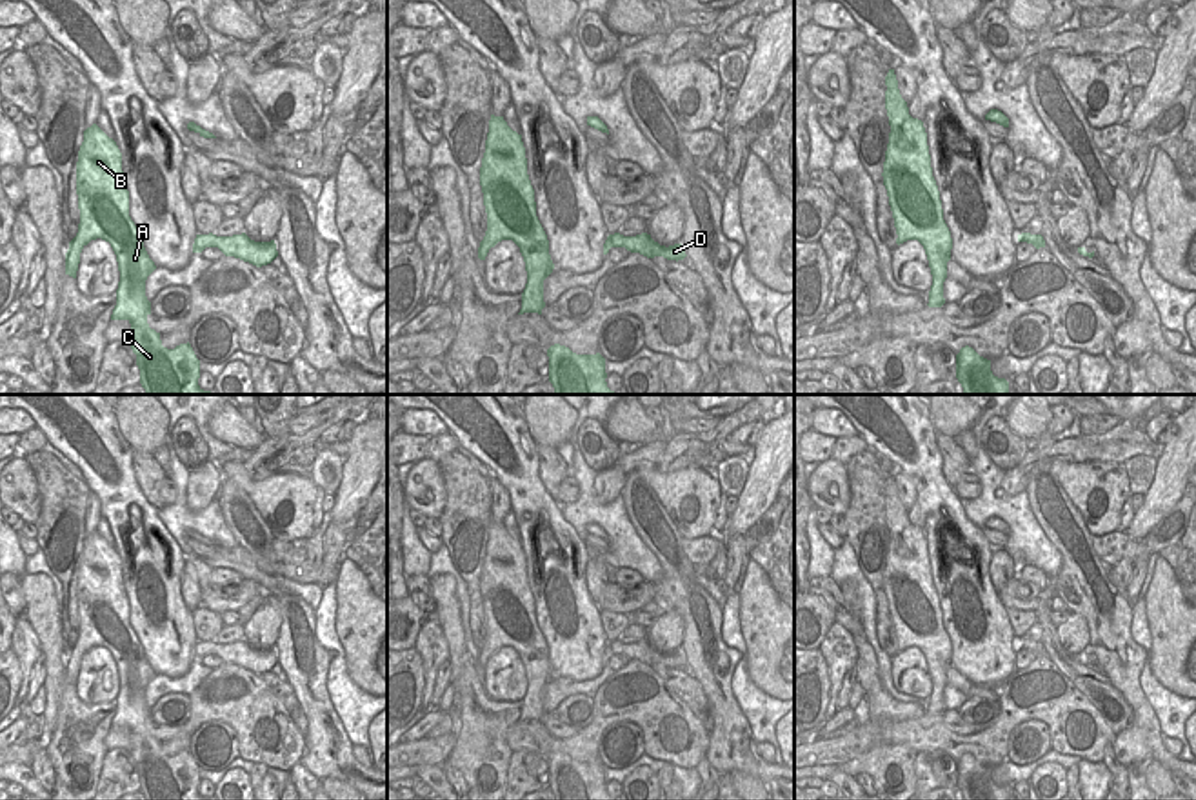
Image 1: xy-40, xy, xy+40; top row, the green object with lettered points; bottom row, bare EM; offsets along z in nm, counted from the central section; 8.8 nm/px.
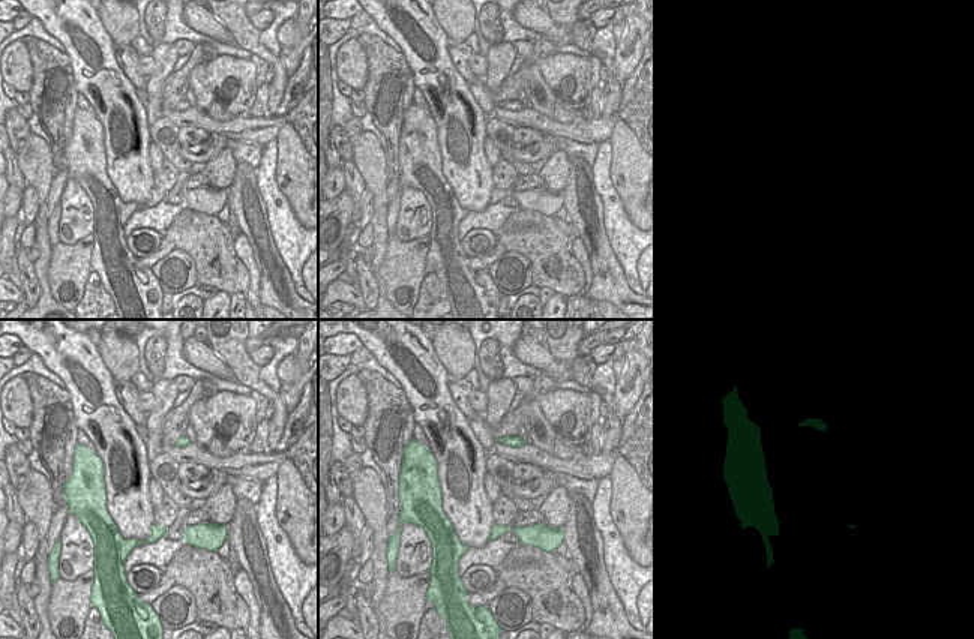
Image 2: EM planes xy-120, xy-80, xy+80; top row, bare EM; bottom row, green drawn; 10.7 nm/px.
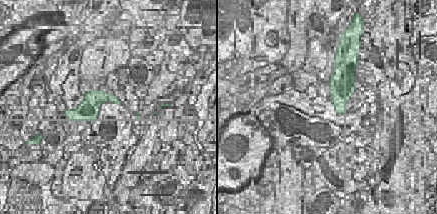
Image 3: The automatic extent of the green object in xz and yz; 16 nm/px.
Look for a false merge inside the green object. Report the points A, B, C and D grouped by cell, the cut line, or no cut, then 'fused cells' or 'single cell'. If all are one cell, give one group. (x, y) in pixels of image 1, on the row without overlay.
A B C D; no cut; single cell

